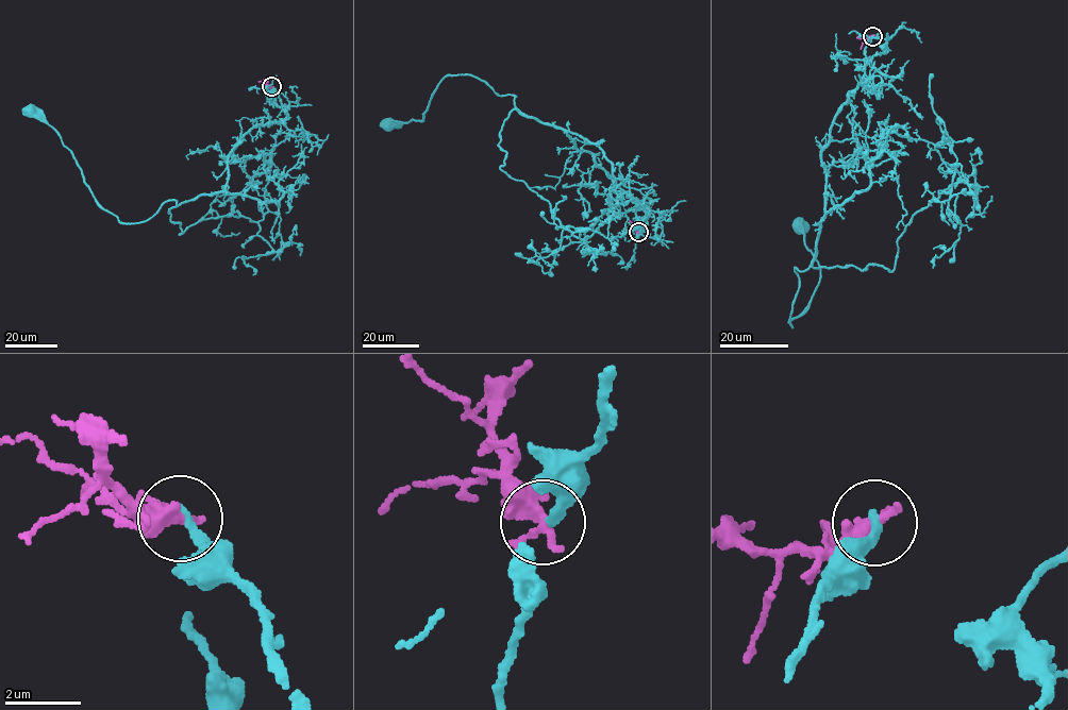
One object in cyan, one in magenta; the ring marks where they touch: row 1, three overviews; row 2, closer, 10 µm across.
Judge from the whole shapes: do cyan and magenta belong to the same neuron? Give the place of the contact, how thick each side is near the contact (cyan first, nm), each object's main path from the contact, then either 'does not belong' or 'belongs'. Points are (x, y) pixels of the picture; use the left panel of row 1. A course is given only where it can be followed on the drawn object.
at (271, 86); 260 nm thick on the cyan side, 360 nm on the other; cyan runs (272, 86), (287, 117), (245, 134), (226, 189), (166, 200), (136, 223), (101, 206), (60, 134), (30, 111); magenta runs (272, 86), (259, 81); does not belong

